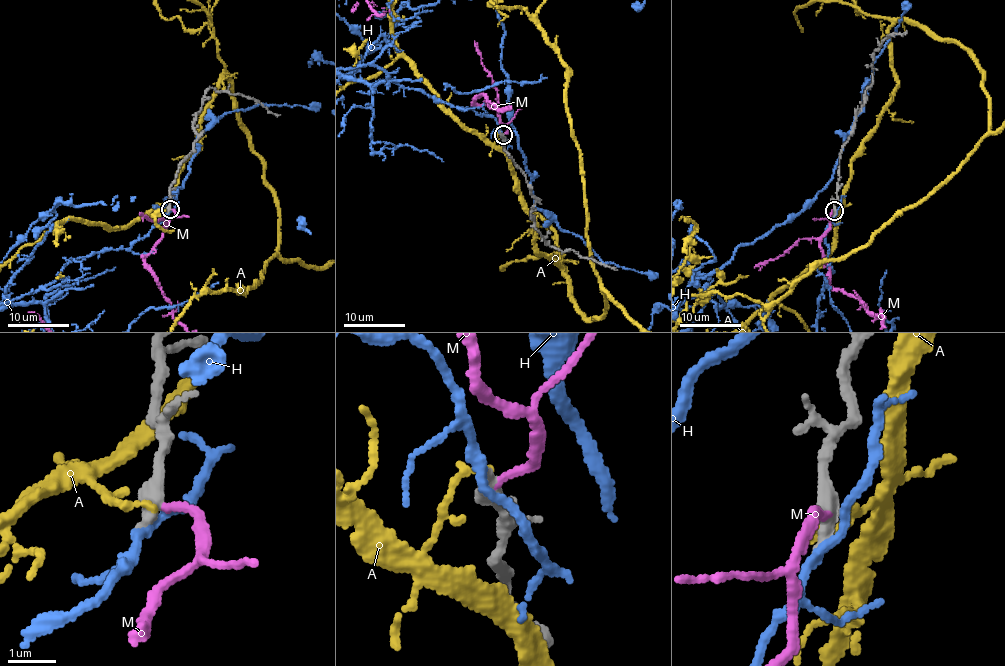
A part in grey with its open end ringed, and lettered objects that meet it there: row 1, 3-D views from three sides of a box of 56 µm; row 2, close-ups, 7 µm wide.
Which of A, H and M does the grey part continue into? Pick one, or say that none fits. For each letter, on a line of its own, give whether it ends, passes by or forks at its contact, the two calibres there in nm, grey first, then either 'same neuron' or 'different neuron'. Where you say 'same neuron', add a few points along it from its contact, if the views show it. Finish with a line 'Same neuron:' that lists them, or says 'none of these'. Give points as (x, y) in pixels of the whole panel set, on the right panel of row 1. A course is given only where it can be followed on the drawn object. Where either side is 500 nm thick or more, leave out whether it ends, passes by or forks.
A: it ends; calibres 400 and 120 nm; different neuron
H: it passes by; calibres 360 and 180 nm; different neuron
M: it ends; calibres 420 and 170 nm; same neuron
Same neuron: M

